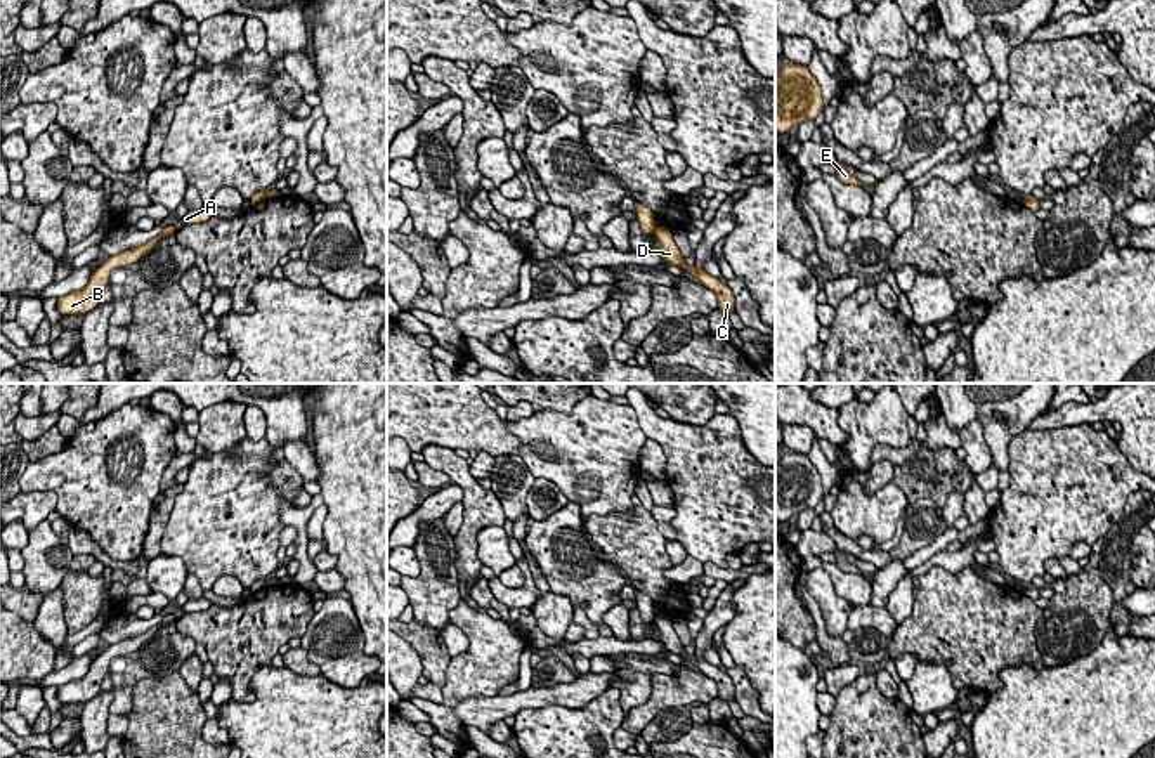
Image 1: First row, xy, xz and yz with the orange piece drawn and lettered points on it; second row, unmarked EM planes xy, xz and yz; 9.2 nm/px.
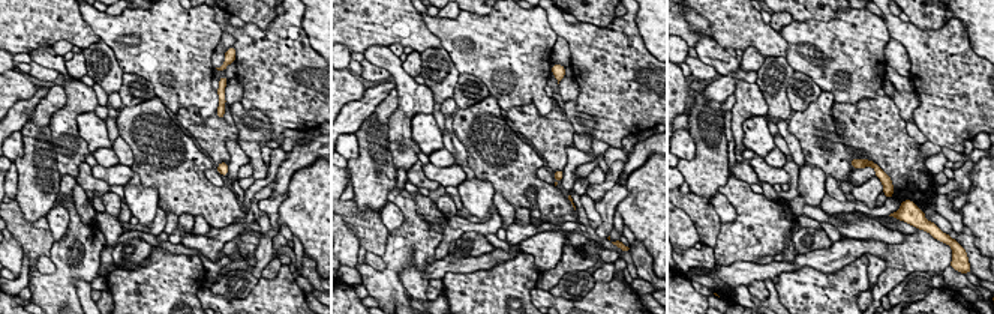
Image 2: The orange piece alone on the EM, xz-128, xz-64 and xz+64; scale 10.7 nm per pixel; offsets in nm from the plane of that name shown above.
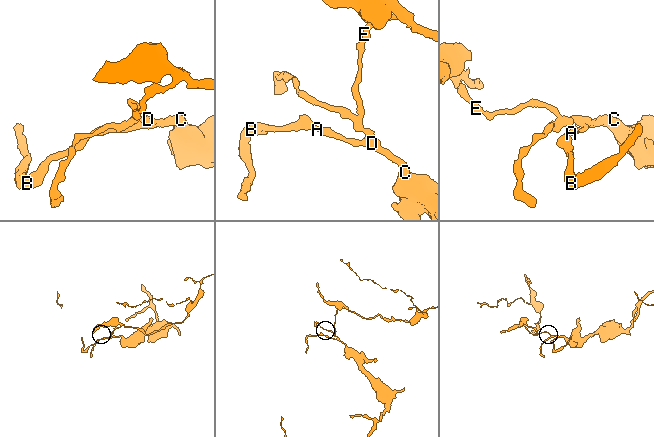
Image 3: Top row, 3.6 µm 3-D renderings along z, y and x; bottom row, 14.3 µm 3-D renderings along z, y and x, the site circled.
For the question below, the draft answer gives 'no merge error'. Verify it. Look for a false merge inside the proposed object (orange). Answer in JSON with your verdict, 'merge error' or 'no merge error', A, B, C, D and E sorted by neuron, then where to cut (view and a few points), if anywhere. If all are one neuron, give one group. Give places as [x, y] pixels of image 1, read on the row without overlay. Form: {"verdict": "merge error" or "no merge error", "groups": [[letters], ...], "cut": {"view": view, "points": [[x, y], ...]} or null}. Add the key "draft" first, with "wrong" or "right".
{"draft": "wrong", "verdict": "merge error", "groups": [["A", "B", "C", "D"], ["E"]], "cut": {"view": "xz", "points": [[656, 616], [652, 621]]}}

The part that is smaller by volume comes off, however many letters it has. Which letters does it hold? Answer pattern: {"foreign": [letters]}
{"foreign": ["E"]}

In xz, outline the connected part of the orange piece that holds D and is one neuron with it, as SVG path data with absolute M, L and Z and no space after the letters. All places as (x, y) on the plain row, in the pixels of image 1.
M656 616L654 623L657 626L657 635L659 635L657 640L662 644L668 654L678 654L680 657L688 659L704 676L713 678L716 682L718 697L721 701L725 702L735 701L732 678L718 666L709 664L706 659L699 657L697 654L688 656L673 628L671 619L664 616Z

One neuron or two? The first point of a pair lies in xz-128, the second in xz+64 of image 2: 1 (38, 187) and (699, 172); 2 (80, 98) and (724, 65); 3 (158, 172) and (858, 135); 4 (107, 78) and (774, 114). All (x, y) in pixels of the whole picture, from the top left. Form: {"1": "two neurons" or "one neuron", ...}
{"1": "one neuron", "2": "one neuron", "3": "two neurons", "4": "one neuron"}

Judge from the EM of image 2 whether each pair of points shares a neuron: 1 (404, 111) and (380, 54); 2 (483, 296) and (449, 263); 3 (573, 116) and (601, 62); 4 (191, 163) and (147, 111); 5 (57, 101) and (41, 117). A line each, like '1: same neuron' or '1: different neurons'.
1: same neuron
2: different neurons
3: different neurons
4: same neuron
5: same neuron

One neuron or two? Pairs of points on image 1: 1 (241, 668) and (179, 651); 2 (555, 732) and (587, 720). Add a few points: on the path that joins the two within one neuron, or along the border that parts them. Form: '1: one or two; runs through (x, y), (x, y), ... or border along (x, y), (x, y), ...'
1: two; border along (174, 621), (181, 633), (189, 635), (196, 642)
2: one; runs through (562, 732), (574, 732), (580, 727)

